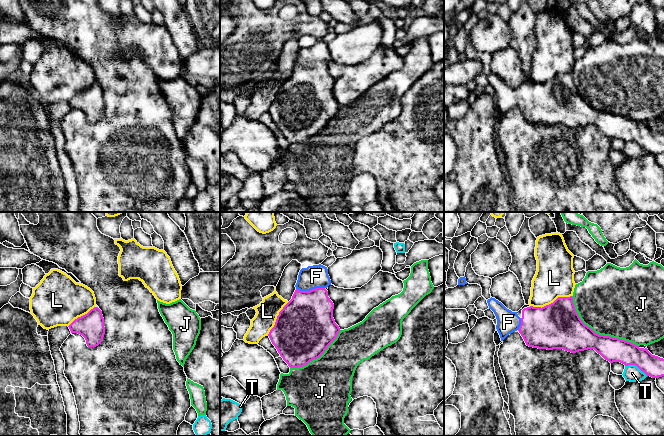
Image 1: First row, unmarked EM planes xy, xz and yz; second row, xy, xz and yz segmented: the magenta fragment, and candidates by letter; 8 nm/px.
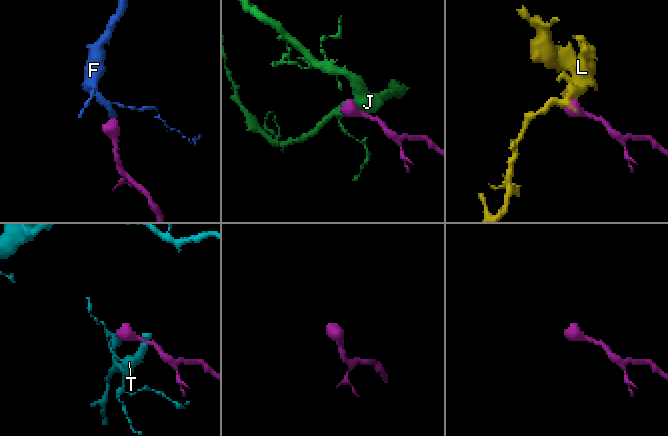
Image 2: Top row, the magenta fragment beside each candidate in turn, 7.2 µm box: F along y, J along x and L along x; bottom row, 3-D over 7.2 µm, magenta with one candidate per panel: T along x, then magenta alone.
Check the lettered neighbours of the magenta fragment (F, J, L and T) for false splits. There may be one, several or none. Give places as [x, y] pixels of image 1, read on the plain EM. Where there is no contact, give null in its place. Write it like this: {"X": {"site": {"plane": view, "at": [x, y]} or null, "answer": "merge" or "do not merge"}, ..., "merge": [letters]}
{"F": {"site": {"plane": "xz", "at": [310, 66]}, "answer": "merge"}, "J": {"site": {"plane": "yz", "at": [598, 110]}, "answer": "do not merge"}, "L": {"site": {"plane": "yz", "at": [551, 79]}, "answer": "do not merge"}, "T": {"site": {"plane": "yz", "at": [636, 141]}, "answer": "do not merge"}, "merge": ["F"]}

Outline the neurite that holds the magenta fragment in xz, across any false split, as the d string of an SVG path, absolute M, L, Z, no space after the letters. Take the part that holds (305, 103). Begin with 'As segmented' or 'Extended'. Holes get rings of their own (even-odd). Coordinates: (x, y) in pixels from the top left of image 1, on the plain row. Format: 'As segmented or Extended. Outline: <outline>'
Extended. Outline: M319 40L302 44L292 75L279 88L268 110L290 144L319 134L340 108L326 66L329 61L327 43Z

